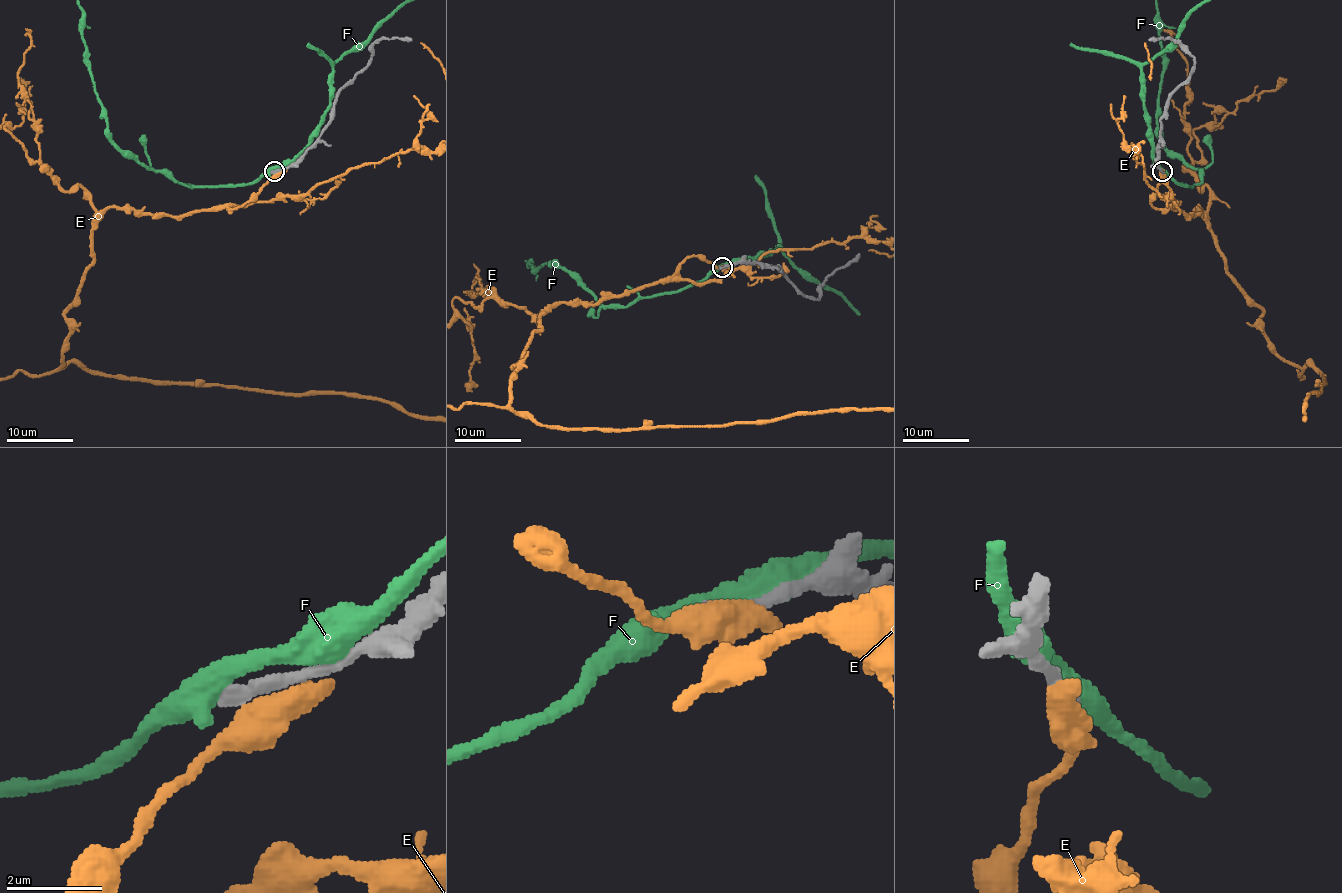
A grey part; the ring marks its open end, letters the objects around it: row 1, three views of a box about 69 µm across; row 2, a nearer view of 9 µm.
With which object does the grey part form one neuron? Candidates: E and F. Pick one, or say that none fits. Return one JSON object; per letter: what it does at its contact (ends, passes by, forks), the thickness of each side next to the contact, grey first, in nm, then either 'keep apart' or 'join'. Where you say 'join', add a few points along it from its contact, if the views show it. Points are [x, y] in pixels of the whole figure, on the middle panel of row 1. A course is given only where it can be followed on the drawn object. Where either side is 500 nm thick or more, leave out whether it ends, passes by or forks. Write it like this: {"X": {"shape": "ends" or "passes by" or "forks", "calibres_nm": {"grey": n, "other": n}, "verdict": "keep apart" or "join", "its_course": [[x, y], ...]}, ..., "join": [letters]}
{"E": {"calibres_nm": {"grey": 360, "other": 700}, "verdict": "keep apart"}, "F": {"shape": "passes by", "calibres_nm": {"grey": 320, "other": 440}, "verdict": "keep apart"}, "join": []}

